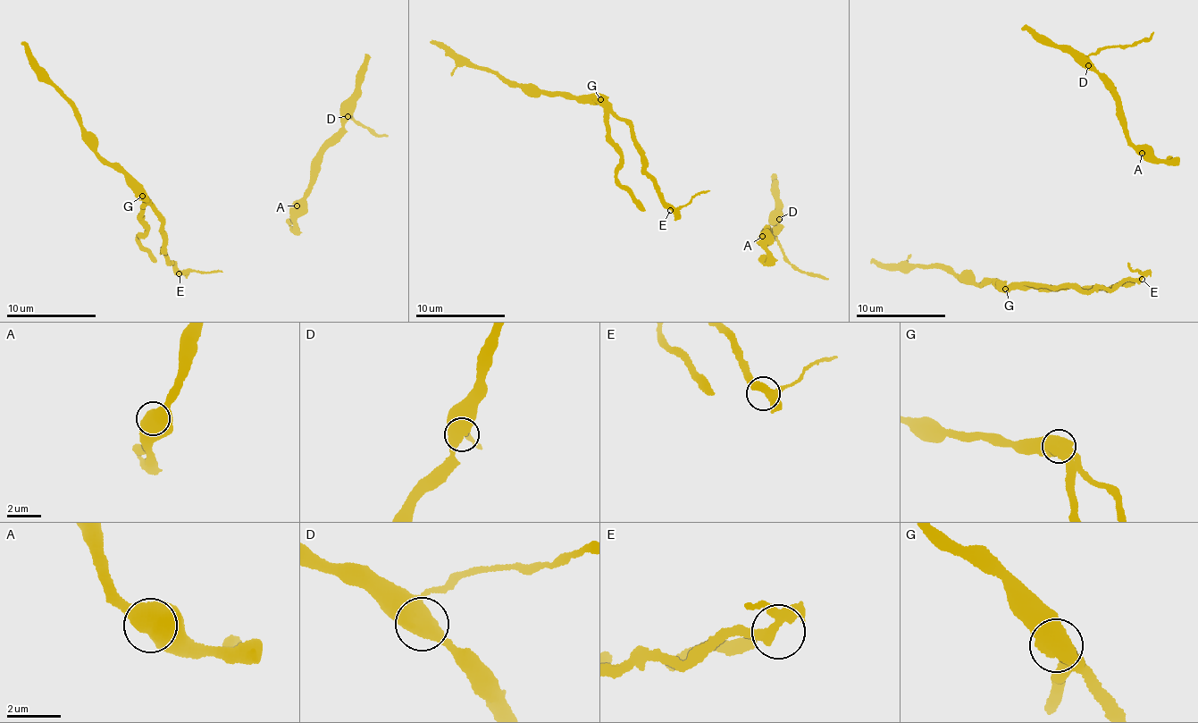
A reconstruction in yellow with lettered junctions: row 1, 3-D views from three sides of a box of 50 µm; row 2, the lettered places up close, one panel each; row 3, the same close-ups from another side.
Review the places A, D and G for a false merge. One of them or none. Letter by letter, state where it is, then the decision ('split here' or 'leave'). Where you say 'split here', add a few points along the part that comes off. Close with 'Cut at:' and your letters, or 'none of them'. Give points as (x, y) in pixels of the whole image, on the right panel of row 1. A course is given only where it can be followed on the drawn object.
A: (1142, 153) | leave
D: (1088, 65) | leave
G: (1005, 289) | split here | (1006, 288), (1029, 281), (1096, 292), (1118, 288), (1142, 275), (1127, 264)
Cut at: G

